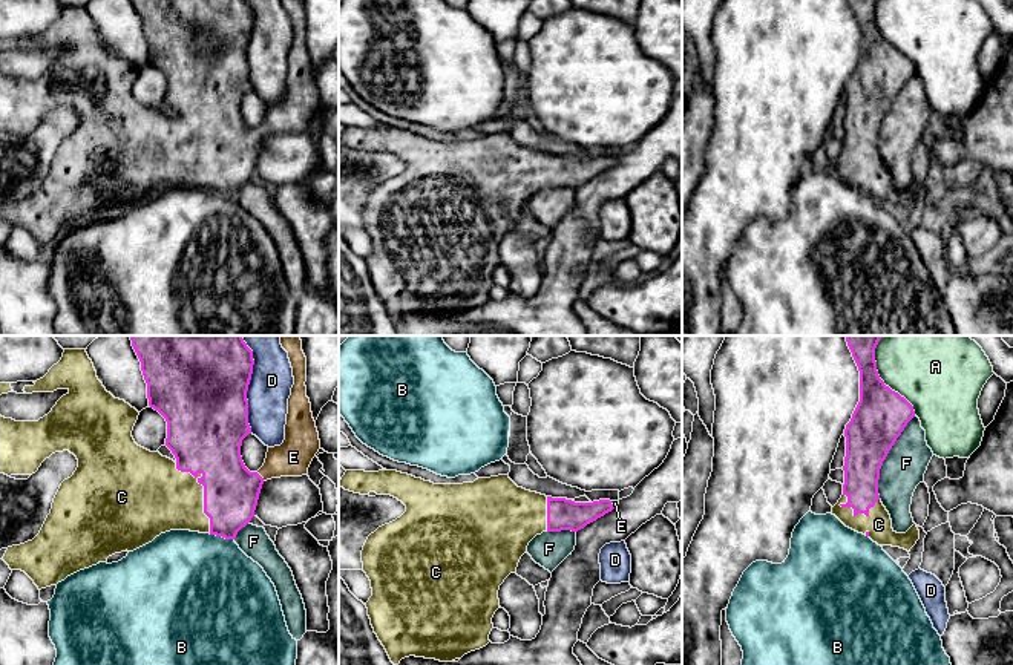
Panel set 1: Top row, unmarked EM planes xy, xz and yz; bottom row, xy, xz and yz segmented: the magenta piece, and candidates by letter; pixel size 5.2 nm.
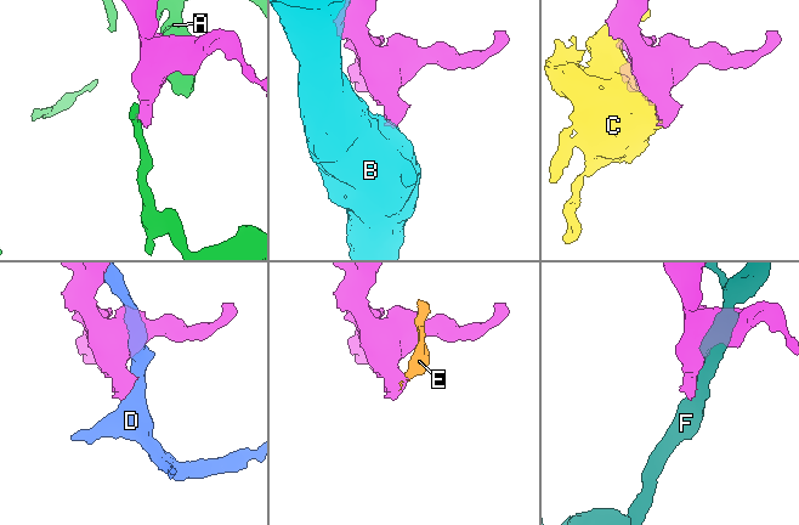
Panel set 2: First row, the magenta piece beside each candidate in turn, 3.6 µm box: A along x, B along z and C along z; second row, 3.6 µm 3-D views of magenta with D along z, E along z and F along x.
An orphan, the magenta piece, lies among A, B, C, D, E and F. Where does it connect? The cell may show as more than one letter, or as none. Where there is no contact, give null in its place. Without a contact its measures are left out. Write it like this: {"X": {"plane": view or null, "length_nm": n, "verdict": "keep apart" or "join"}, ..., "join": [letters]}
{"A": {"plane": "yz", "length_nm": 460, "verdict": "keep apart"}, "B": {"plane": "xy", "length_nm": 140, "verdict": "keep apart"}, "C": {"plane": "xy", "length_nm": 420, "verdict": "join"}, "D": {"plane": "xy", "length_nm": 500, "verdict": "keep apart"}, "E": {"plane": "xy", "length_nm": 60, "verdict": "join"}, "F": {"plane": "yz", "length_nm": 480, "verdict": "keep apart"}, "join": ["C", "E"]}

